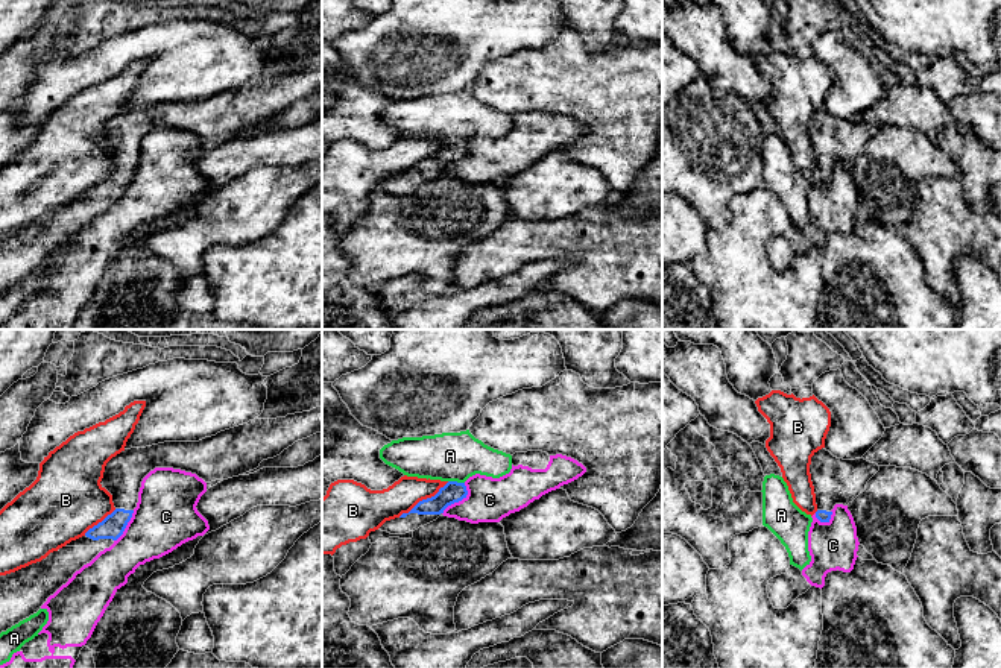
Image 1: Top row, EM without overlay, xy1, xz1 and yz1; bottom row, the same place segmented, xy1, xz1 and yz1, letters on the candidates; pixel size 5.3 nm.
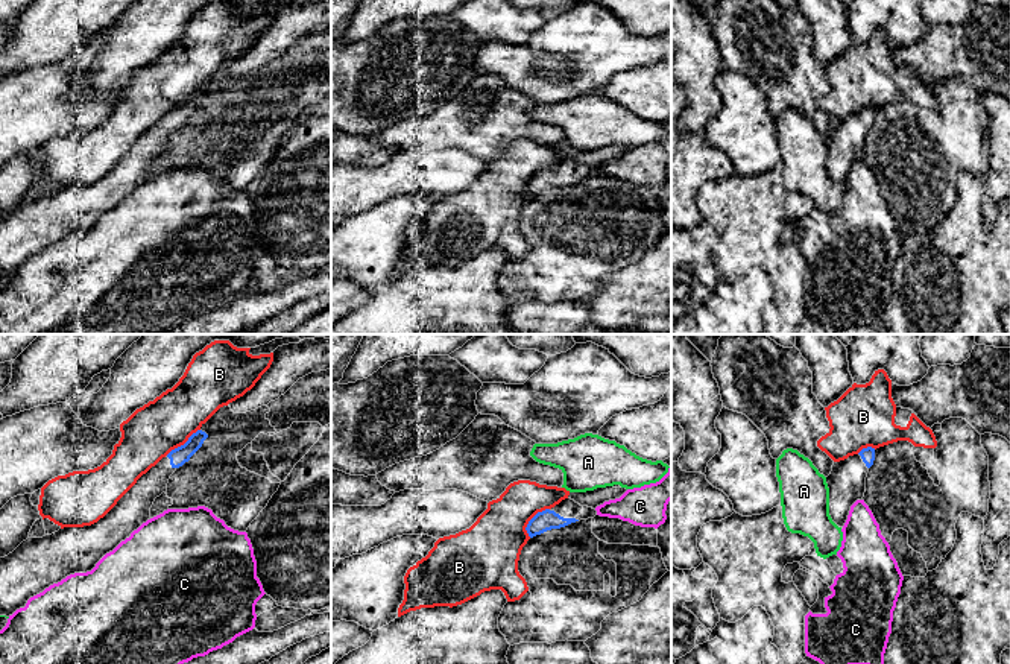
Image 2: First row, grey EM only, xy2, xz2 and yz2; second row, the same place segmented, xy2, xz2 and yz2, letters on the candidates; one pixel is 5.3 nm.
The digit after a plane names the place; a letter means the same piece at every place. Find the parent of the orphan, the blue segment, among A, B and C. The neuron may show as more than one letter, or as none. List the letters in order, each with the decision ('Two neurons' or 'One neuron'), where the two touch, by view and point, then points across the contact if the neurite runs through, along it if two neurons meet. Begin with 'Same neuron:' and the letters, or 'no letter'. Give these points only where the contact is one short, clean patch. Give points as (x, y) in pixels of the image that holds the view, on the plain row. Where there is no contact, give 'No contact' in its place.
Same neuron: no letter
A: Two neurons. Touches blue at xz1 (456, 141). Boundary: xz1 (448, 140), (464, 143)
B: Two neurons. Touches blue at xz1 (423, 160)
C: Two neurons. Touches blue at xz1 (459, 160). Boundary: xz1 (465, 143), (467, 154), (456, 163), (451, 163), (442, 173)

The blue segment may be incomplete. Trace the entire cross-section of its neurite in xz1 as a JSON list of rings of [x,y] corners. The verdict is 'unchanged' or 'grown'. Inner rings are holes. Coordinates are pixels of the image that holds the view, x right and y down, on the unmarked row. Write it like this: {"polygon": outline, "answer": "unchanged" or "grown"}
{"polygon": [[[448,141],[434,156],[419,161],[409,173],[386,181],[378,190],[390,194],[415,191],[436,181],[448,165],[462,161],[466,155],[465,143]]], "answer": "grown"}

